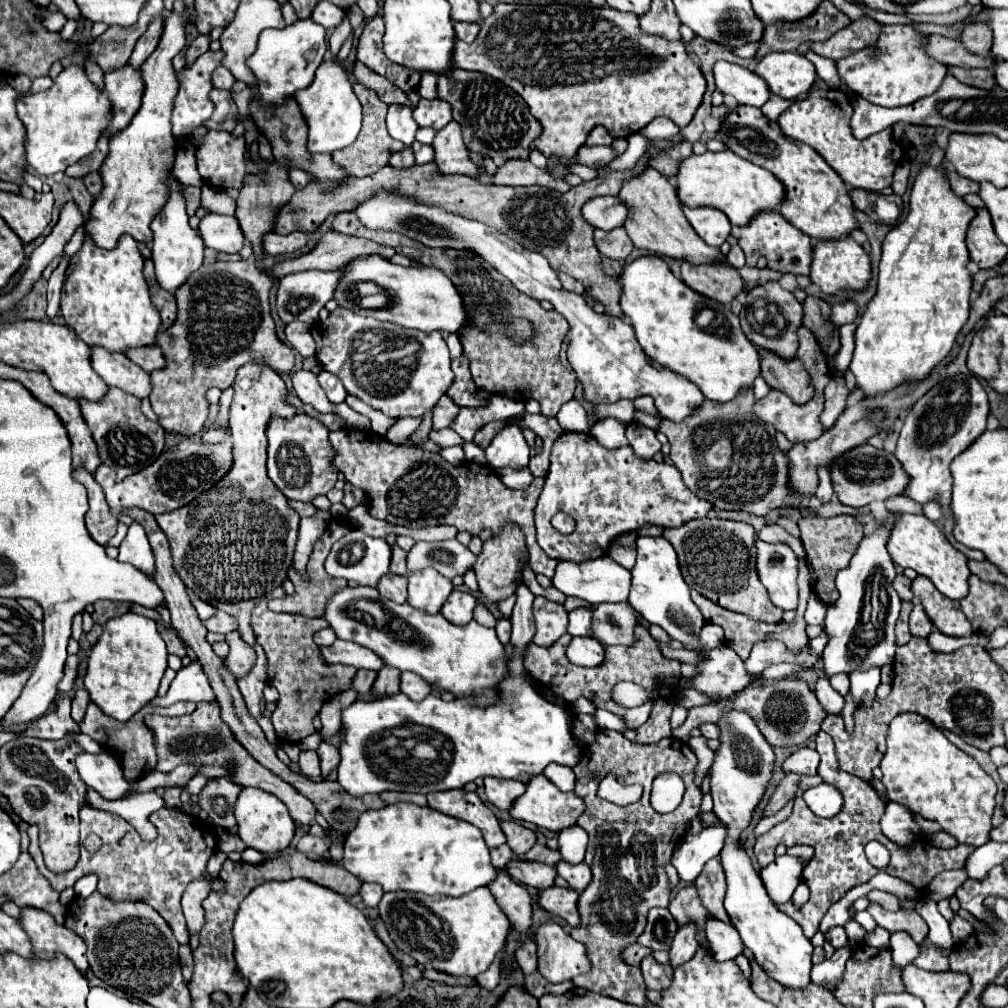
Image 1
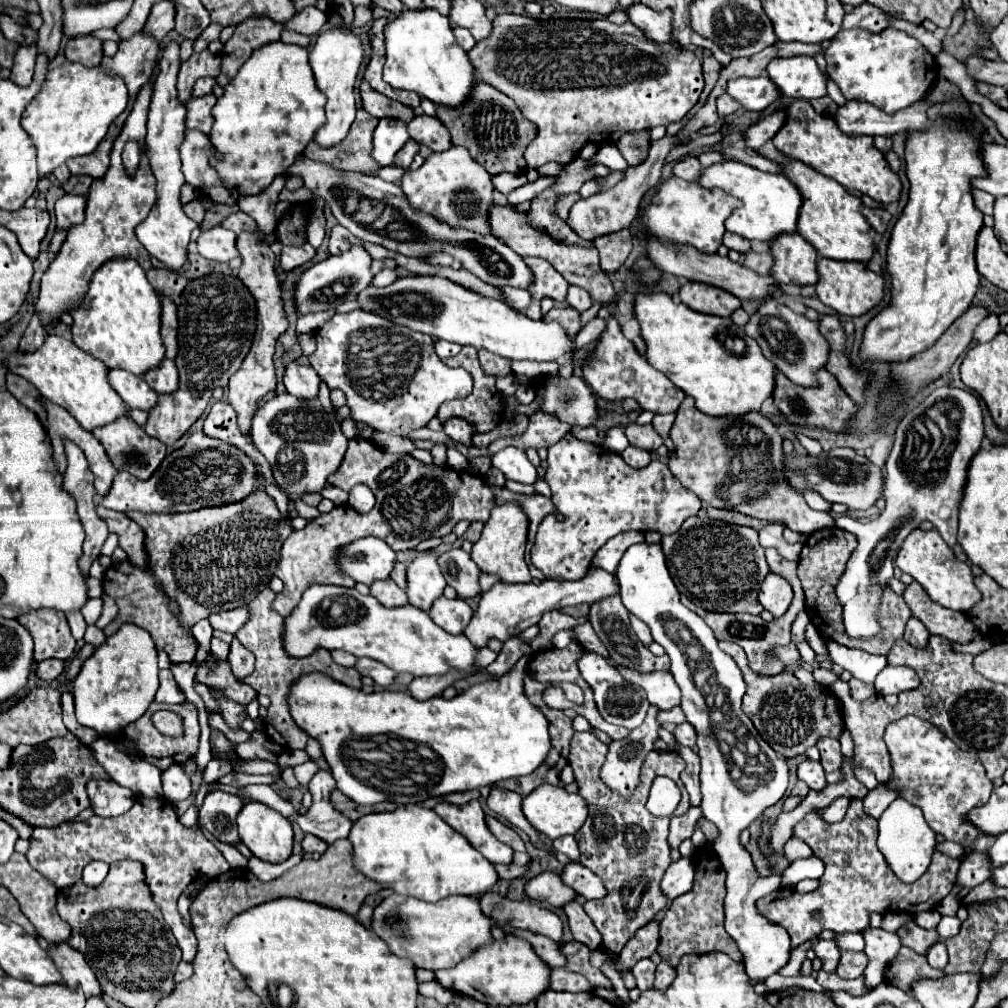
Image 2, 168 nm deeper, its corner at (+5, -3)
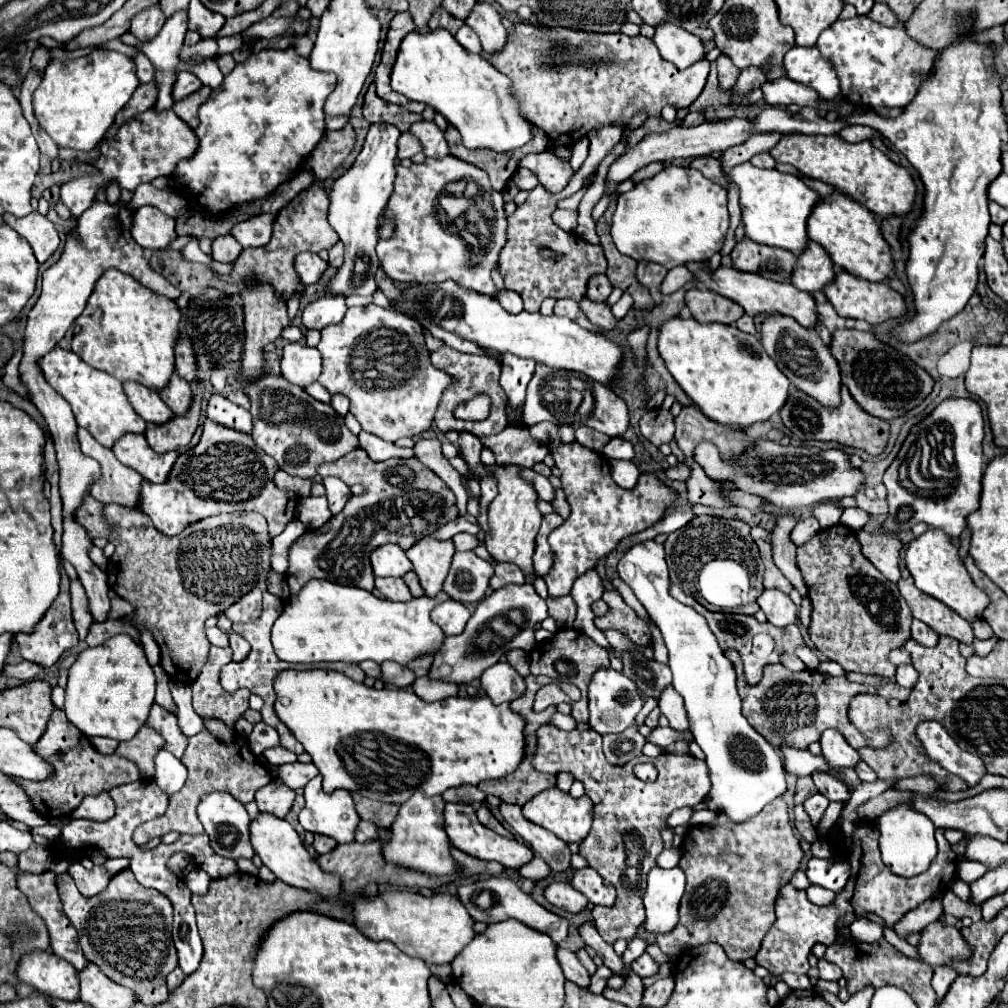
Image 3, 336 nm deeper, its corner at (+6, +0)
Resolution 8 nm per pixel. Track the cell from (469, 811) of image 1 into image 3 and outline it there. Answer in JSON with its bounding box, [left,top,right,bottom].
[444,803,534,869]

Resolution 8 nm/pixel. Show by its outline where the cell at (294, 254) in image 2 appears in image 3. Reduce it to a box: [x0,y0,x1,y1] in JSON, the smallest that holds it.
[296,253,328,285]

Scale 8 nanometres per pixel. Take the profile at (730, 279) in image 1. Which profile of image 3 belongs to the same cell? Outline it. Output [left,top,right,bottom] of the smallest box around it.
[686,289,744,325]

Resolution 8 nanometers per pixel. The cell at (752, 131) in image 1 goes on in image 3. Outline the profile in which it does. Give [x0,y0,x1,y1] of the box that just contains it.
[808,193,894,283]

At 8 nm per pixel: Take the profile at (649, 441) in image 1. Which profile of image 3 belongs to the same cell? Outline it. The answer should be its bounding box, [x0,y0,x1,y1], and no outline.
[640,409,674,447]

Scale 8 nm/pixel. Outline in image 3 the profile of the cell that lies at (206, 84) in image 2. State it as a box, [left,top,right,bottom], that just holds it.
[172,73,202,101]

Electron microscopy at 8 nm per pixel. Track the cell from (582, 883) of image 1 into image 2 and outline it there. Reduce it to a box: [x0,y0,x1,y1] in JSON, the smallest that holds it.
[561,862,605,900]

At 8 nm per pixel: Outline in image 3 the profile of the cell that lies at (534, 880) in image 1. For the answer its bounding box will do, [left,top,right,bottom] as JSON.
[544,883,588,913]

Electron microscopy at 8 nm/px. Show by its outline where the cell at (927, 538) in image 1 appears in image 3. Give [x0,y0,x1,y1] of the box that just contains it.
[906,529,990,621]

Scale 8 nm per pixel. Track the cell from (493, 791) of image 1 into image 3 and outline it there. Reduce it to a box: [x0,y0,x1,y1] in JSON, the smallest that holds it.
[500,803,572,873]

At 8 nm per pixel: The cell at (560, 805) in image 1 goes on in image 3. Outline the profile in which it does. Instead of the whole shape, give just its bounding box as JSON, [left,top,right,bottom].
[522,787,594,843]

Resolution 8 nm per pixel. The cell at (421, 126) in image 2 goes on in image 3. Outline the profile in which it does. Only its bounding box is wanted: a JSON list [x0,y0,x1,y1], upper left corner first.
[410,121,448,159]

